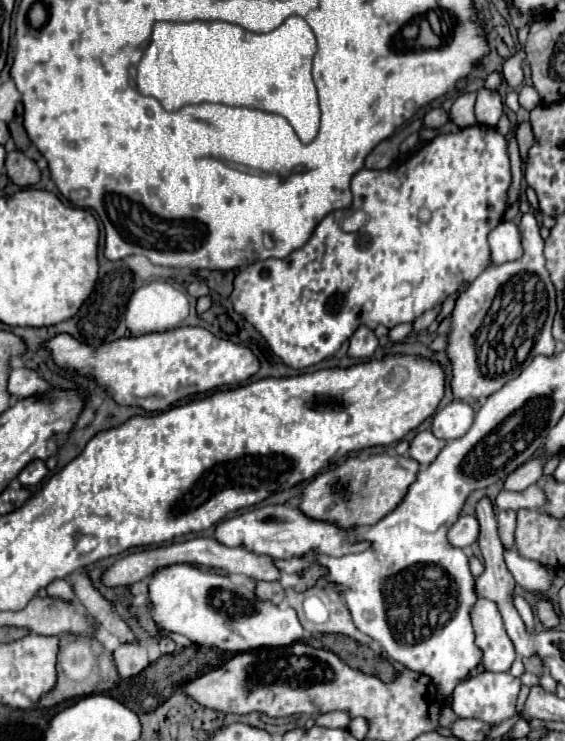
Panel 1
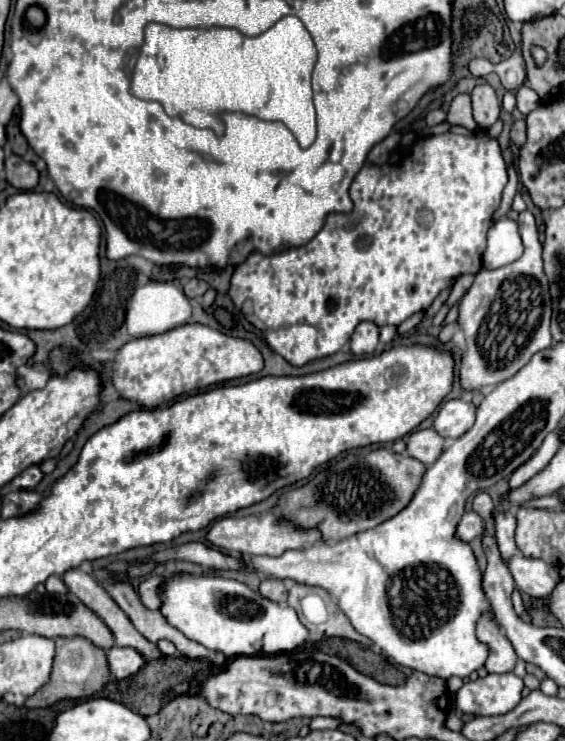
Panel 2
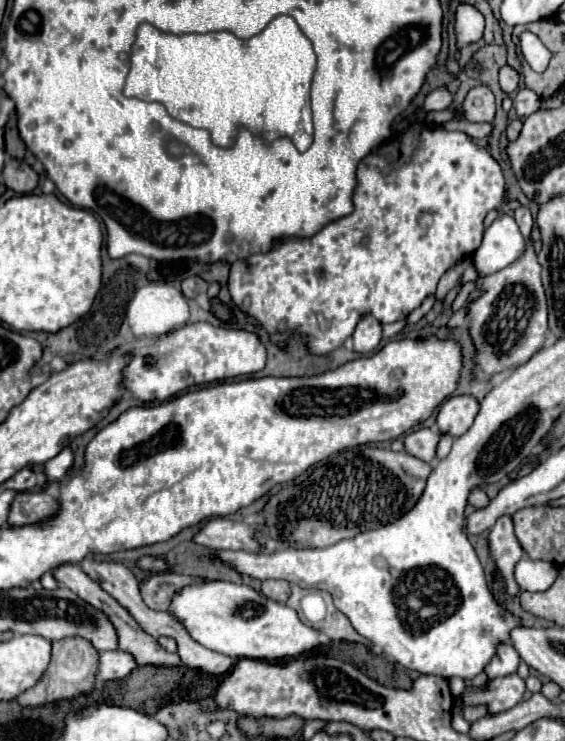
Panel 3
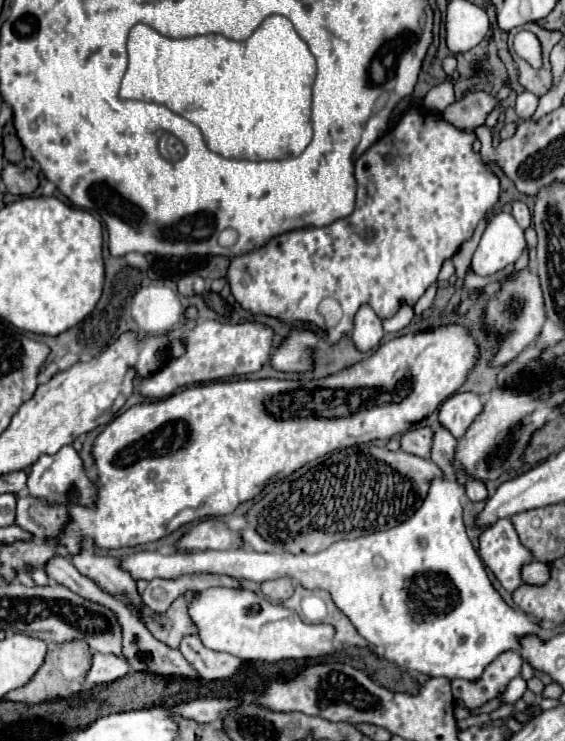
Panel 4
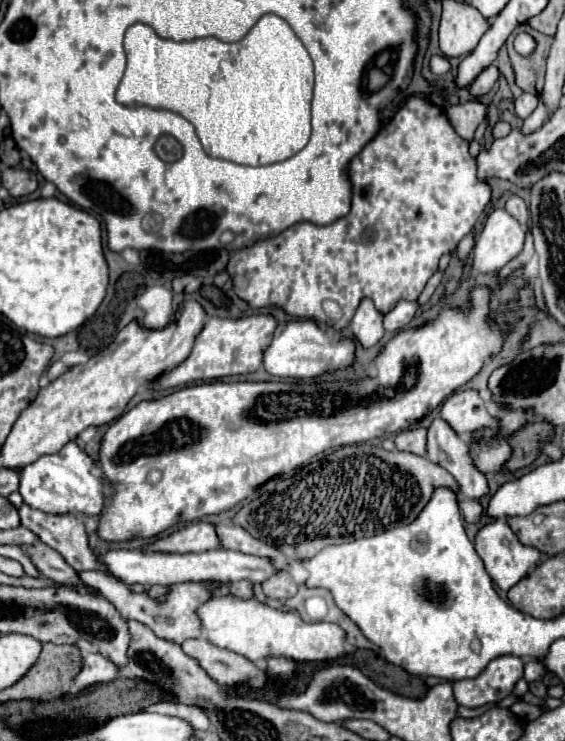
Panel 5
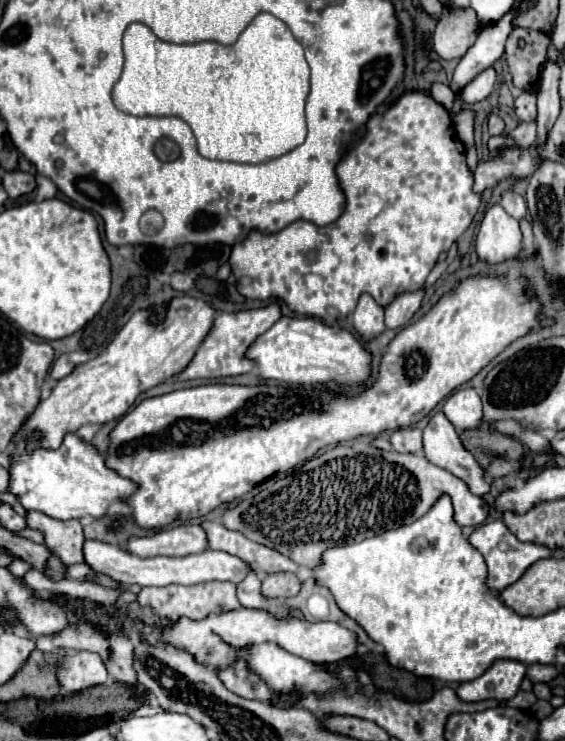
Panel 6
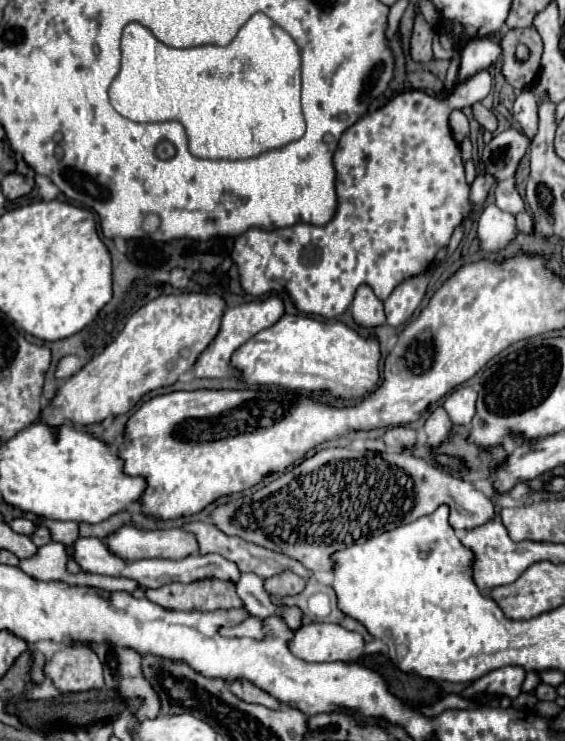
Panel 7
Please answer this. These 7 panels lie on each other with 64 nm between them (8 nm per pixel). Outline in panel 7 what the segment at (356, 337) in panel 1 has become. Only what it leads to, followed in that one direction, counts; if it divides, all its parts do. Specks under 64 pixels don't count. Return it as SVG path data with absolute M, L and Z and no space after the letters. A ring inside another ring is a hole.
M368 284L358 286L352 300L352 316L360 326L380 326L386 324L382 300L376 298L374 290Z

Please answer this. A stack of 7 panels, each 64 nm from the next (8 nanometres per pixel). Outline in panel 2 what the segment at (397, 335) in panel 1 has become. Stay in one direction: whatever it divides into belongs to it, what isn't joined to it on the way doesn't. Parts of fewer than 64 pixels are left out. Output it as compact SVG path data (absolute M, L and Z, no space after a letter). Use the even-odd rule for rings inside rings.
M422 310L405 320L402 324L400 324L397 327L398 334L404 334L414 329L422 321L425 312L425 310Z

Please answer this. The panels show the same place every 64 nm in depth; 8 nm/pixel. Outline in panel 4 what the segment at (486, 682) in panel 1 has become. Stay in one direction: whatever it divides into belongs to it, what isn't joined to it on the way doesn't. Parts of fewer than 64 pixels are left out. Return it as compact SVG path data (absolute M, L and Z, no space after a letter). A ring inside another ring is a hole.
M518 676L518 678L514 678L514 680L508 684L506 692L502 694L502 700L504 700L506 704L514 704L516 700L520 700L520 698L522 698L524 690L526 690L526 682Z

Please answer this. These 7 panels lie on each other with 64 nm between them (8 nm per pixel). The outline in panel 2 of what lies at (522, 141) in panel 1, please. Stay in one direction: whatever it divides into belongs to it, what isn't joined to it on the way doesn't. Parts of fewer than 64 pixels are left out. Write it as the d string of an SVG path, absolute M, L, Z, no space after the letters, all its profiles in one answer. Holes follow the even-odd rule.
M516 120L516 122L512 124L510 138L512 138L512 142L514 142L516 146L522 146L522 144L526 142L526 124L524 124L524 120Z

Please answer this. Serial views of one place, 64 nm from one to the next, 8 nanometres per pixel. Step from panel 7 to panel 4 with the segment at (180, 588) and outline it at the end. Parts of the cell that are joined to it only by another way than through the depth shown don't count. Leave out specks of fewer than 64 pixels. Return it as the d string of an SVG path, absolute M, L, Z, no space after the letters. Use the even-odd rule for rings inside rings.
M196 590L184 592L170 604L166 612L154 612L142 602L140 608L132 608L132 614L136 614L158 640L162 640L164 644L172 640L172 644L168 646L178 648L184 636L196 634L198 630L192 618L188 616L188 604L194 596L196 596Z

